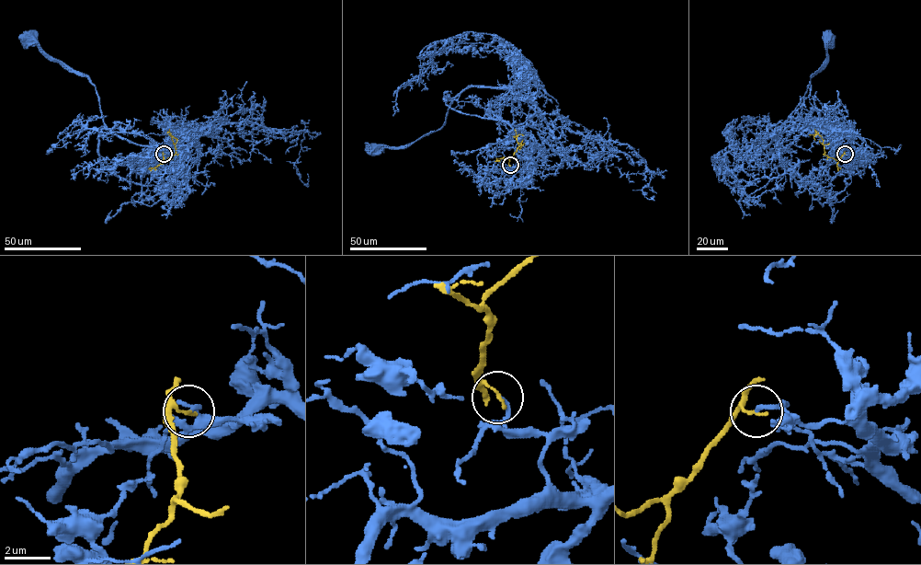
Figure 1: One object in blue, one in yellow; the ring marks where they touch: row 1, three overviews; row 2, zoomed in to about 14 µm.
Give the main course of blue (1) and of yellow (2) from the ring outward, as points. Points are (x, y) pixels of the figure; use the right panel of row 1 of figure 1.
1: (845, 154), (851, 153), (824, 129), (783, 132), (767, 147), (767, 143), (825, 63), (826, 49), (833, 40)
2: (845, 154), (836, 160), (828, 156), (821, 136), (816, 133), (815, 140)

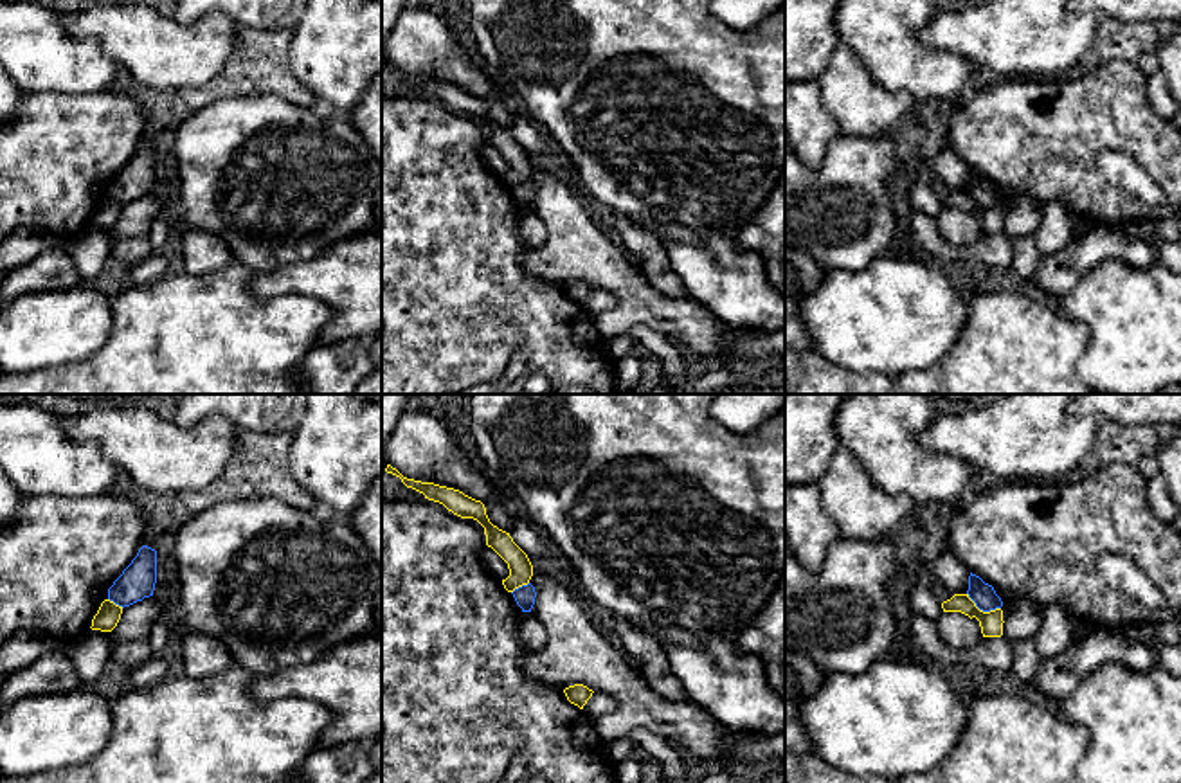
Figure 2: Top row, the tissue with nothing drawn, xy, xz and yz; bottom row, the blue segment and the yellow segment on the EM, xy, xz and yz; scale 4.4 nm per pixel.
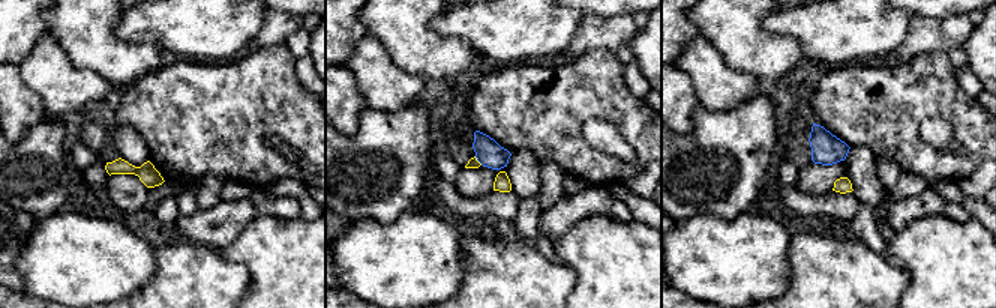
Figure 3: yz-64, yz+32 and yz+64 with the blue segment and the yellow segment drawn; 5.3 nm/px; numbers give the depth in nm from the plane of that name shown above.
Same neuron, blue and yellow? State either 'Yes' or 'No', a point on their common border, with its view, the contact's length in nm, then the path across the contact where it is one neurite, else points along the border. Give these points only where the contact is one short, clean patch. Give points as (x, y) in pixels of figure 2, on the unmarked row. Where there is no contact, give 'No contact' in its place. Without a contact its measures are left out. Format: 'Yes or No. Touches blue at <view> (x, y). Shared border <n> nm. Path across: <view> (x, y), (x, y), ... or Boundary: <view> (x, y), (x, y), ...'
No. Touches blue at yz (982, 206). Shared border 170 nm. Boundary: yz (967, 189), (980, 206), (1000, 206)

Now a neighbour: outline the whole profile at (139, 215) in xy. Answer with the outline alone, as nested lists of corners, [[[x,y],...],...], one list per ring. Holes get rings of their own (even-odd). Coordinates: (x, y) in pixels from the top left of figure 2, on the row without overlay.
[[[155,193],[124,203],[117,223],[106,229],[110,245],[124,241],[128,236],[148,236],[157,218],[160,218],[160,200]]]

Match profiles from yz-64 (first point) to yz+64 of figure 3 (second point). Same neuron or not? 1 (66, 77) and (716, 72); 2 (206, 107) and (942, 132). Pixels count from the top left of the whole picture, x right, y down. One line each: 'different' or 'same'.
1: same
2: different

